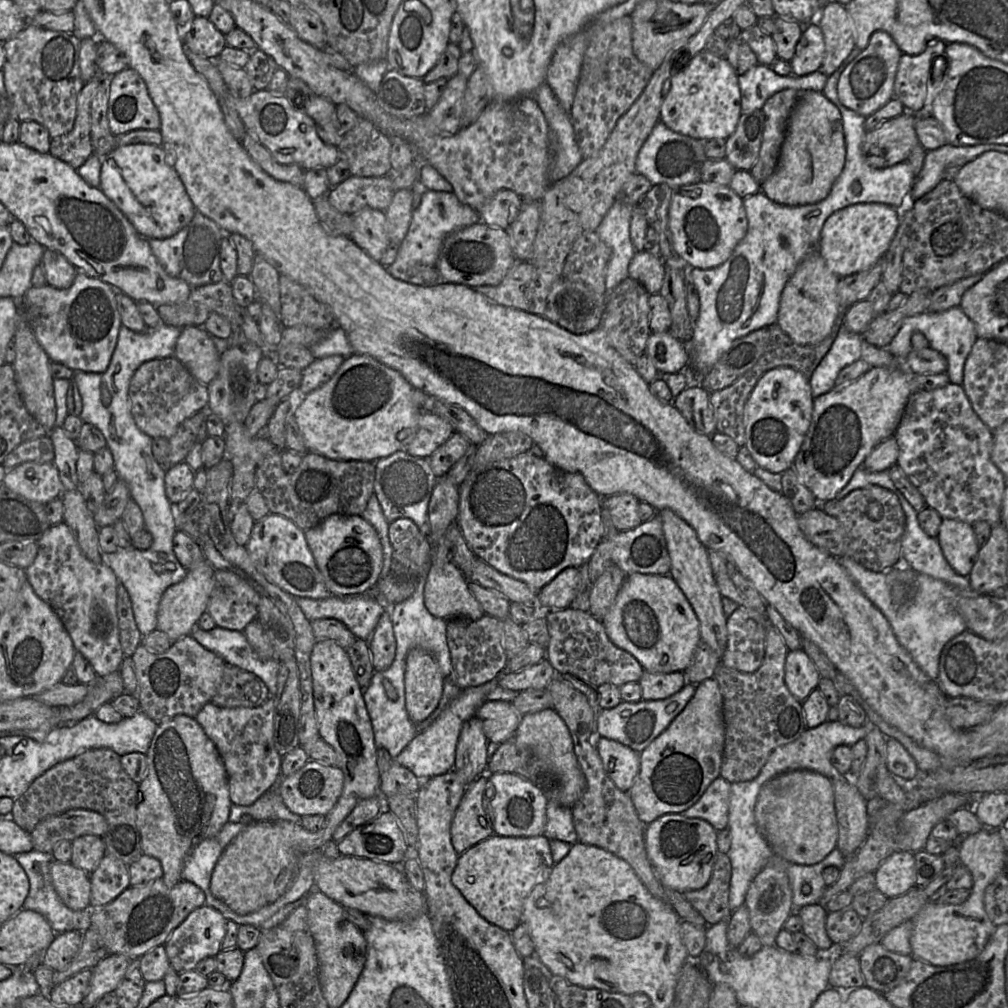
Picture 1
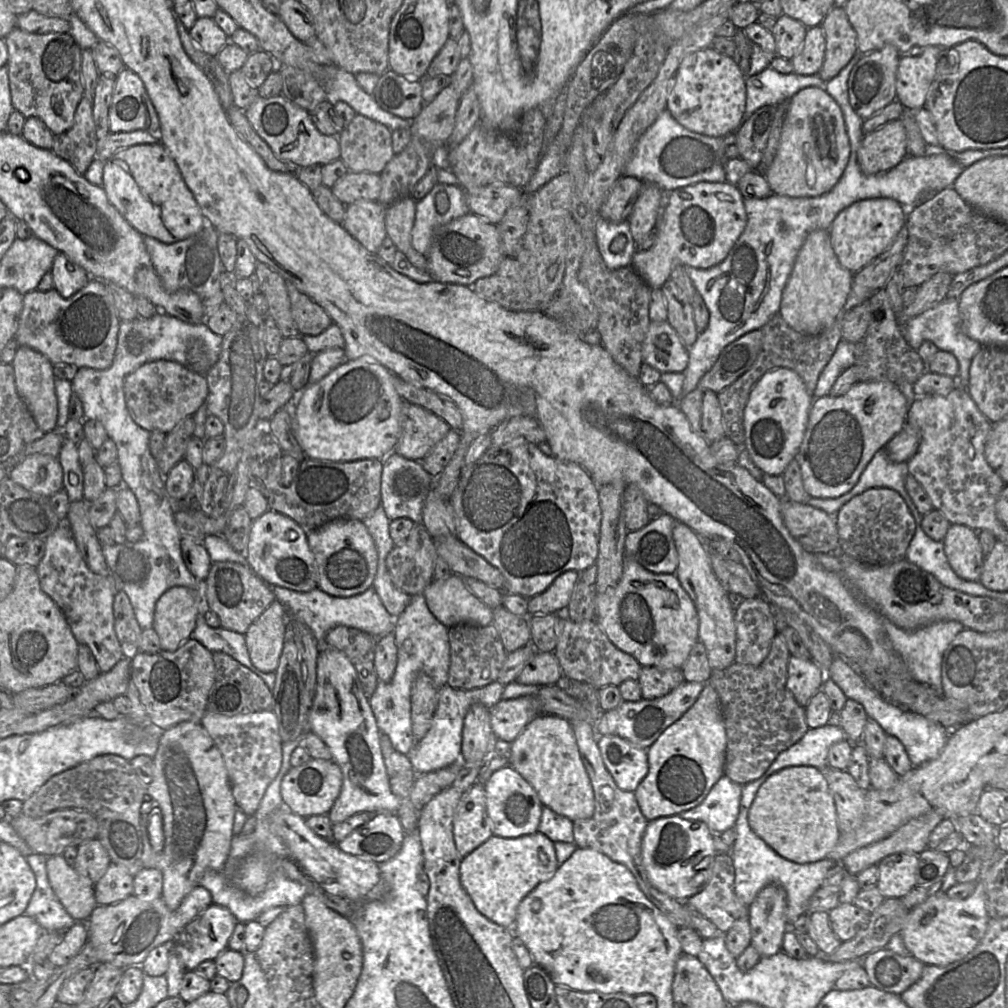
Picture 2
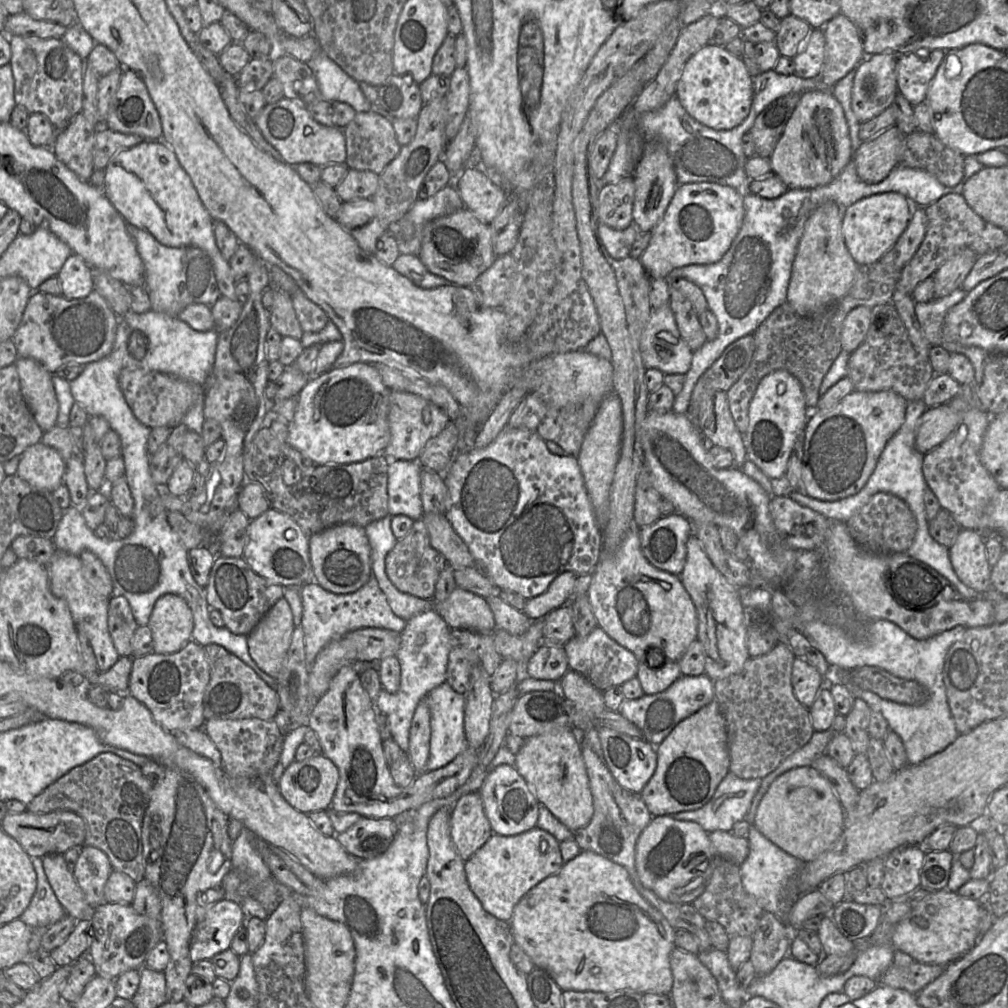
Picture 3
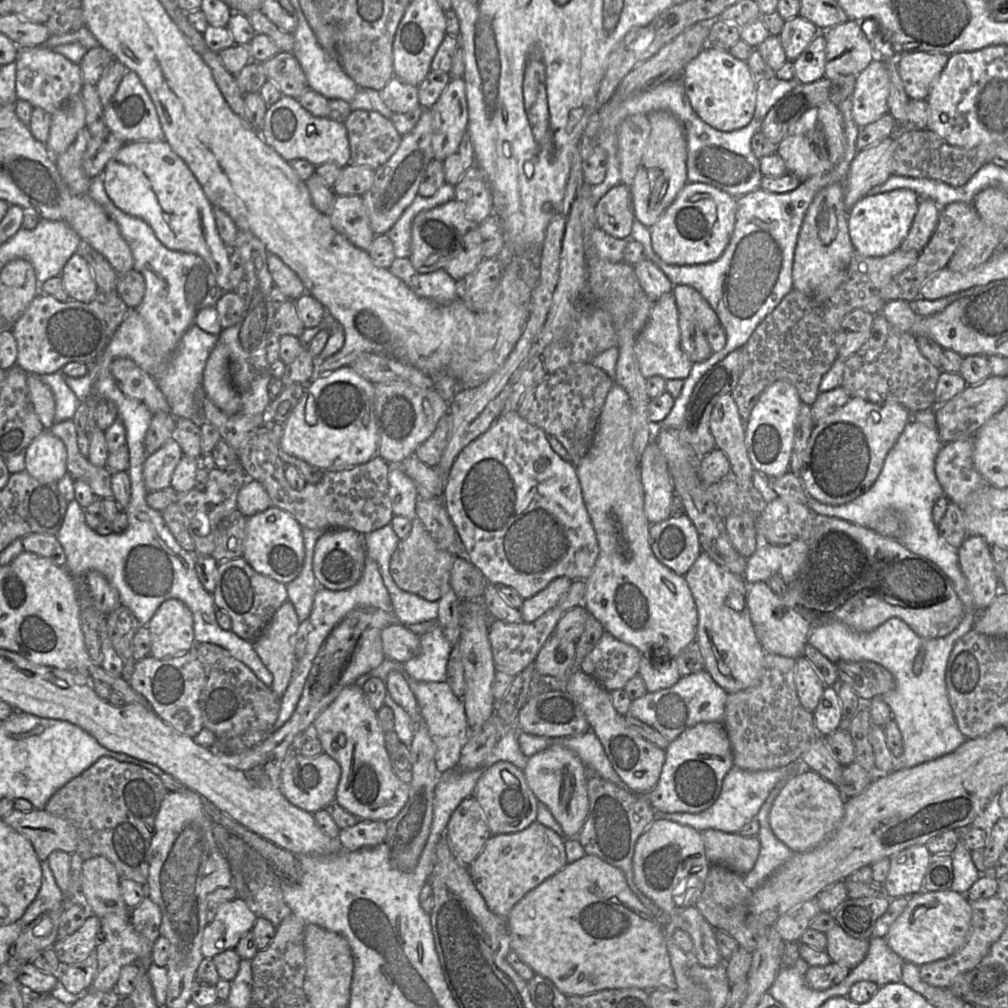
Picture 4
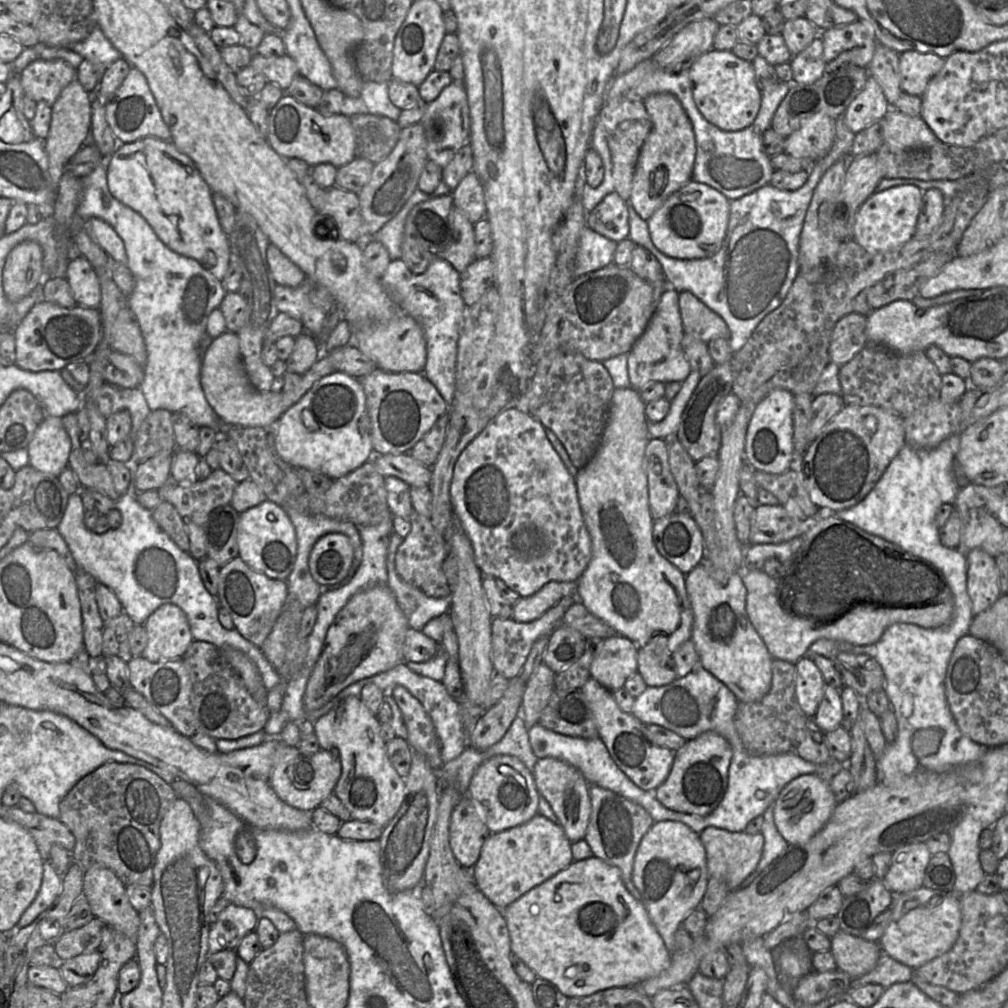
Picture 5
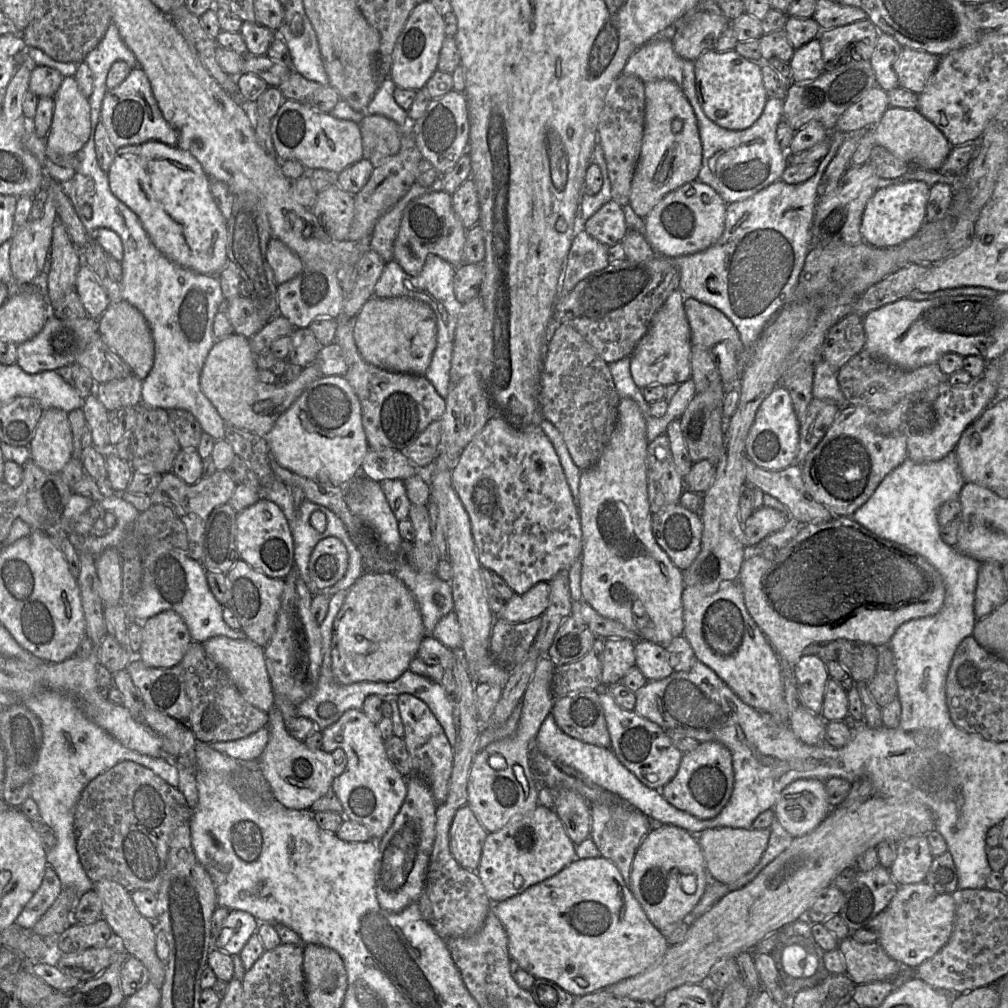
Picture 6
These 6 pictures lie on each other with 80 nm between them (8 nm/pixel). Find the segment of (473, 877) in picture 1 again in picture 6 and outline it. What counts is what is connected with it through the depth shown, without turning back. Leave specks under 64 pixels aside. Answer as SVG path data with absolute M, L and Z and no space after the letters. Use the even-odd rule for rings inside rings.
M537 805L532 811L517 815L502 829L488 833L482 848L479 867L476 871L491 903L500 903L523 893L564 869L575 859L576 845L566 833L564 825L554 809Z

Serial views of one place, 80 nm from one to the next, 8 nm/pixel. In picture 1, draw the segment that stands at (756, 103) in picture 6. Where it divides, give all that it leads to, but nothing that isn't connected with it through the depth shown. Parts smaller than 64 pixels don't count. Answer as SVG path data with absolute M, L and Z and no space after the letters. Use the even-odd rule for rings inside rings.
M704 50L697 53L682 71L671 76L660 121L672 131L697 140L726 140L734 133L741 114L737 73L725 57Z

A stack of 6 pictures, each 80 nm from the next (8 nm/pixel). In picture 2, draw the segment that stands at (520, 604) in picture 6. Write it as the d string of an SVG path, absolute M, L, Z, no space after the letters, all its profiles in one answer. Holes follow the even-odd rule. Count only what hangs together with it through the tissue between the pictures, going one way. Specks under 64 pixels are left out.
M569 570L559 575L541 594L528 599L529 616L537 614L563 614L570 603L580 573Z

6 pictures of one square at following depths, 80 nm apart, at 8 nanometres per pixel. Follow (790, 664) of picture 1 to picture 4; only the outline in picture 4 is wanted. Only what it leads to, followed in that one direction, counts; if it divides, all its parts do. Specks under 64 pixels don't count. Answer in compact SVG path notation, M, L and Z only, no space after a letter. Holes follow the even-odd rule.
M804 656L796 659L794 682L801 705L813 713L827 686L814 666Z

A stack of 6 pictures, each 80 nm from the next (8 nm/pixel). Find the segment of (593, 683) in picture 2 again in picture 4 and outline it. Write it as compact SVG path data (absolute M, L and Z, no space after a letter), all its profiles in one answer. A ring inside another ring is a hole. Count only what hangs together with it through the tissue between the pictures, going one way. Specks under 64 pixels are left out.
M604 632L579 669L597 680L609 692L623 689L638 674L640 652L608 632Z

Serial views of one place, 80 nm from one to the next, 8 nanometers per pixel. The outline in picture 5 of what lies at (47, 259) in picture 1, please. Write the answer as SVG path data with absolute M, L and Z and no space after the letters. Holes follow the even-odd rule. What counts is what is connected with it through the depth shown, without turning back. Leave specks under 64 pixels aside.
M77 256L68 263L65 278L78 305L100 310L100 281L95 269L85 257Z

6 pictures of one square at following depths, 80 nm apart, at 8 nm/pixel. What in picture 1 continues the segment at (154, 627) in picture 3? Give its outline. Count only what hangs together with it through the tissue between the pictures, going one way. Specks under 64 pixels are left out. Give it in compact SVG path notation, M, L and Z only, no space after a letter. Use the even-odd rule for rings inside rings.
M203 561L199 566L189 569L182 581L166 589L158 608L157 630L165 632L173 642L191 634L201 615L207 612L210 594L214 587L214 572L215 569L209 562Z

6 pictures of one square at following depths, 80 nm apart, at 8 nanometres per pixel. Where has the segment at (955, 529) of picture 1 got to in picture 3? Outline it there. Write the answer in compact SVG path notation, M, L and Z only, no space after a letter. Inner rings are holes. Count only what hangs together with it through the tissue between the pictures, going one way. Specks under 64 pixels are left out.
M961 529L953 545L948 548L952 567L958 578L978 593L991 589L991 566L986 550L986 534Z

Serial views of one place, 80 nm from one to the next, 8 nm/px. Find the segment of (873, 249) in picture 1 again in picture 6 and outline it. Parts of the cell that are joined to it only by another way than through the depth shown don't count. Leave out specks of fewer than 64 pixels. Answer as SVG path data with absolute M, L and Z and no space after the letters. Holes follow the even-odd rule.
M907 181L877 189L862 216L863 241L877 248L897 246L913 237L925 223L930 186L923 181Z

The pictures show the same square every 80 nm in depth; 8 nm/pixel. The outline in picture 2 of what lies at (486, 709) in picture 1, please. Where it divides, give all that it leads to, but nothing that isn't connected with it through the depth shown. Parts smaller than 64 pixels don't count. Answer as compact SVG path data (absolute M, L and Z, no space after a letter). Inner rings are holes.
M535 695L502 699L489 709L493 734L512 743L534 718L541 715L541 703Z

